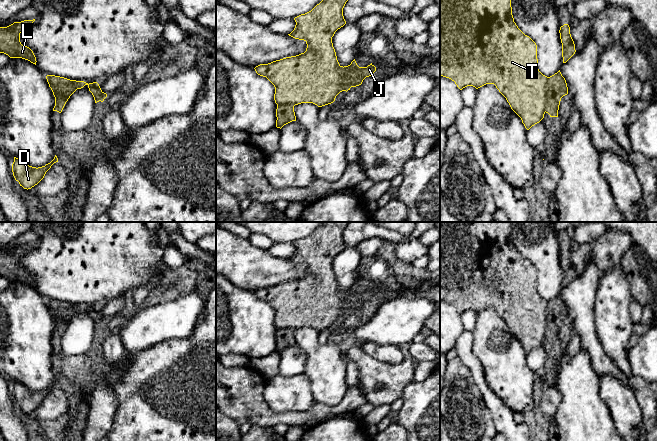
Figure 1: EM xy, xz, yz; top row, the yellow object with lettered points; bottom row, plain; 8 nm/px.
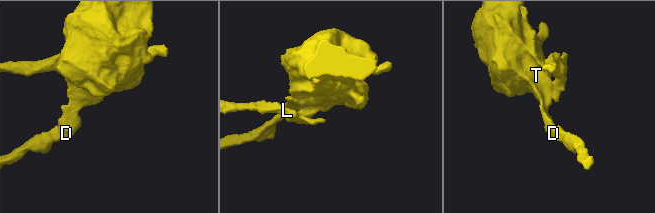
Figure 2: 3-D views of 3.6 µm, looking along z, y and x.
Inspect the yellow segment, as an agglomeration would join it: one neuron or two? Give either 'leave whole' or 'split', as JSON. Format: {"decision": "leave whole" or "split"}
{"decision": "split"}

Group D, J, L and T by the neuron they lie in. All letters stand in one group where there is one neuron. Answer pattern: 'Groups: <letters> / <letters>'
Groups: D J T / L

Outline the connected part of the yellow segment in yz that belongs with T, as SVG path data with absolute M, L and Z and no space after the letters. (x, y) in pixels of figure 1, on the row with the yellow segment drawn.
M440 0L440 75L454 81L460 90L467 86L473 86L478 89L486 84L494 84L506 98L511 109L521 118L527 130L544 118L548 77L543 75L538 69L536 43L525 35L514 22L511 0Z

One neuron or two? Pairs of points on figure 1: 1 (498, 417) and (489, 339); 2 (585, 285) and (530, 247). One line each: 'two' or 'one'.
1: two
2: two

